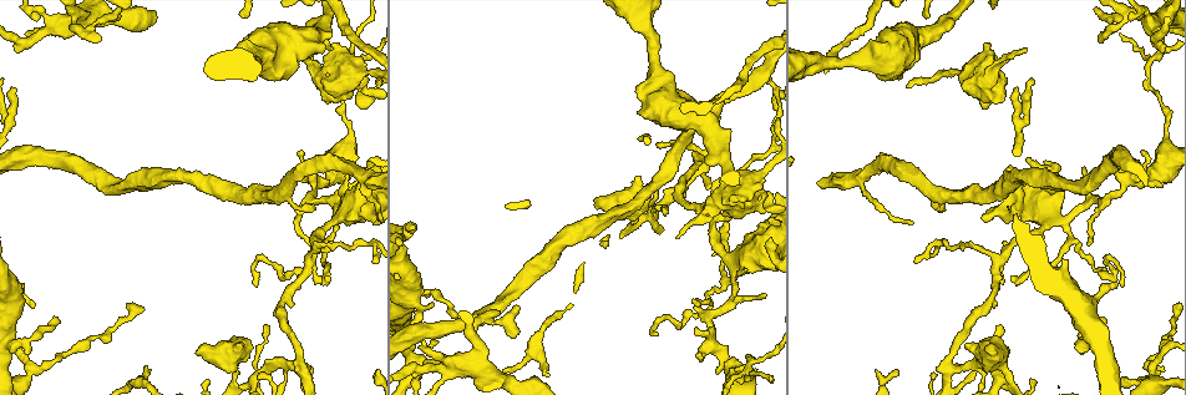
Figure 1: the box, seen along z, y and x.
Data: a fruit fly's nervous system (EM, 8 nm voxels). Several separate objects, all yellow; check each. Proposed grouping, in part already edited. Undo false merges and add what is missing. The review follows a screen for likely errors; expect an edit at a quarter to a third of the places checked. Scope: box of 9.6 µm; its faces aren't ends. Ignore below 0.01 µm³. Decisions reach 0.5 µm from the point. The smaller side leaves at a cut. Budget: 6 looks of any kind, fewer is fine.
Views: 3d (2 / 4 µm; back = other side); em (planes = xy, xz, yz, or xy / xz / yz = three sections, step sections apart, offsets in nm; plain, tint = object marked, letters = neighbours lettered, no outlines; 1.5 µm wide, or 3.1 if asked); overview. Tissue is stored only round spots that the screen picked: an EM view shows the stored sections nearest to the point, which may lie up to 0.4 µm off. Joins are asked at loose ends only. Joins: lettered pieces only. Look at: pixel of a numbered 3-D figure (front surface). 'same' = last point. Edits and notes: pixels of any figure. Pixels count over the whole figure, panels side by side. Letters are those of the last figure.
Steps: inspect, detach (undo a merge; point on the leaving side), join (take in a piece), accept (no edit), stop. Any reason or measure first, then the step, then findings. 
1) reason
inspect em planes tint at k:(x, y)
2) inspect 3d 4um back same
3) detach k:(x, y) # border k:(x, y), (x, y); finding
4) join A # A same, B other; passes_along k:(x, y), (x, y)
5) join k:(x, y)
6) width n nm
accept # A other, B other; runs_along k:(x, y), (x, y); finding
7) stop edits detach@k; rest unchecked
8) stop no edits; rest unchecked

branch point
inspect em xy step 8 letters at 1:(1109, 30)

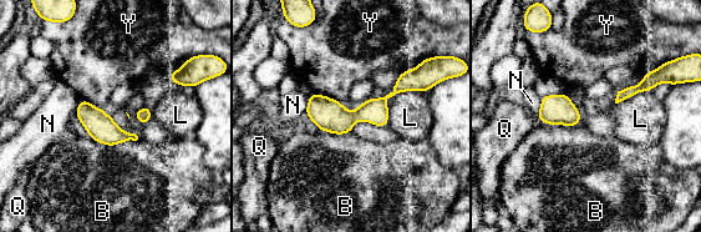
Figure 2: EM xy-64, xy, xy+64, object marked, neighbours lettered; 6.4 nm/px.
inspect em planes letters same

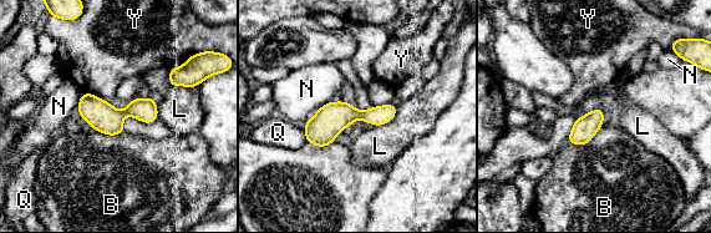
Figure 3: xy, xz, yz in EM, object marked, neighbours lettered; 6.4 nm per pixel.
longest_contact B 260 nm
accept # B other, L other, N other, Q other, Y other; runs_along 3:(394, 109), (339, 115), (308, 136); one neuron here

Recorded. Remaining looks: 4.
thick end
inspect em planes plain at 1:(639, 112)

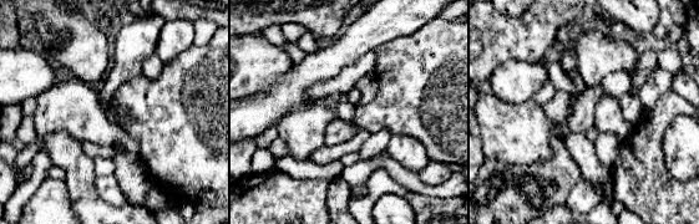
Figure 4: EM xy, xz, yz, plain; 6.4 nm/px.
inspect em planes letters same

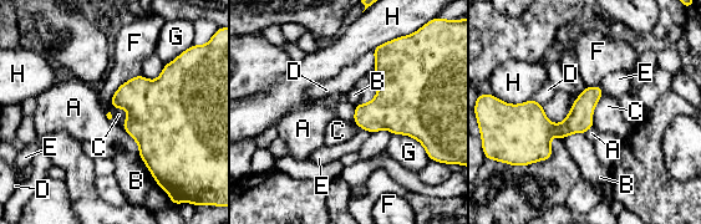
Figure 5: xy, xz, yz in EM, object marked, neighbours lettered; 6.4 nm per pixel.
accept # A other, B other, C other, D other, E other, F other, G other, H other; border 5:(141, 74), (126, 80), (110, 98); none of them fits

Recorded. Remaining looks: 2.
thick end
inspect em yz step 8 plain at 1:(731, 195)

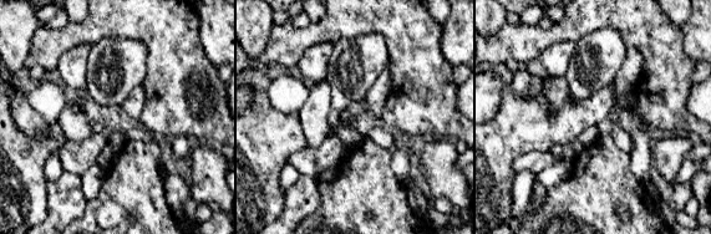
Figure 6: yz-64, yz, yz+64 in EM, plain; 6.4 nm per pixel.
see the neighbours
inspect em yz step 8 letters same

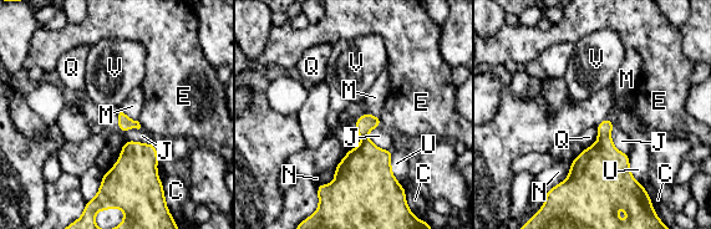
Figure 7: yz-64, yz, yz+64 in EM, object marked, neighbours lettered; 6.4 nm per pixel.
accept # C other, E other, J other, M other, N other, Q other, U other, V other; no lettered piece goes on from it

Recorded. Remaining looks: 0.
stop no edits; rest unchecked

